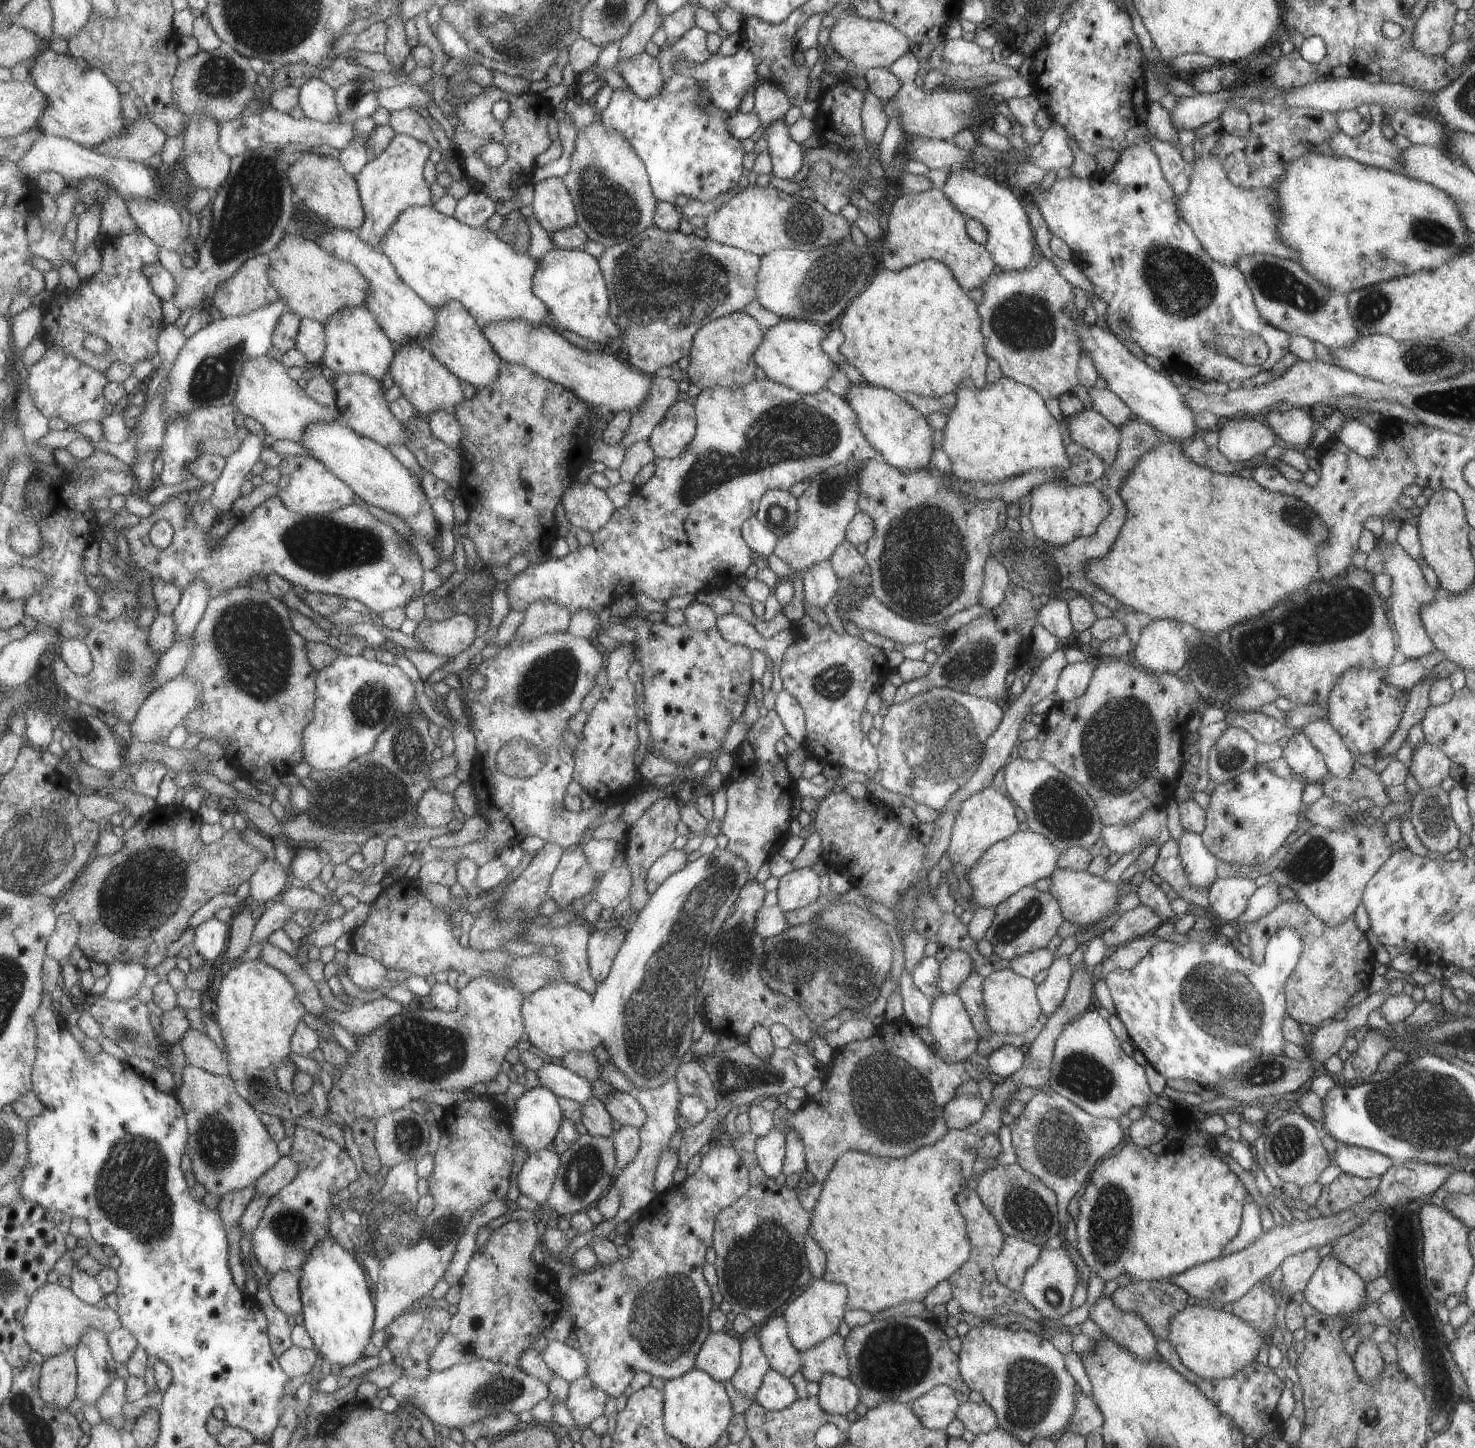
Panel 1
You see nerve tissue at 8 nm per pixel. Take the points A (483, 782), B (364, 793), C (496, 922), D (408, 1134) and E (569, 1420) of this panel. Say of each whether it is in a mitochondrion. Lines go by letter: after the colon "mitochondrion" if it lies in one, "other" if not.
A: other
B: mitochondrion
C: mitochondrion
D: mitochondrion
E: other

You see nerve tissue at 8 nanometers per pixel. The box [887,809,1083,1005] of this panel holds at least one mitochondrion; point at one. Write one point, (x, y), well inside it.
(1004, 933)

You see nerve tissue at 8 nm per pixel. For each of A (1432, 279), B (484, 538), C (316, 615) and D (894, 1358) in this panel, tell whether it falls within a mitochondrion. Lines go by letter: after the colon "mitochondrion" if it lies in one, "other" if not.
A: other
B: other
C: other
D: mitochondrion

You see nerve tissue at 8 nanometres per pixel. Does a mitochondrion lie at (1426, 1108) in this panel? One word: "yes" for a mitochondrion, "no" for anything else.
yes

